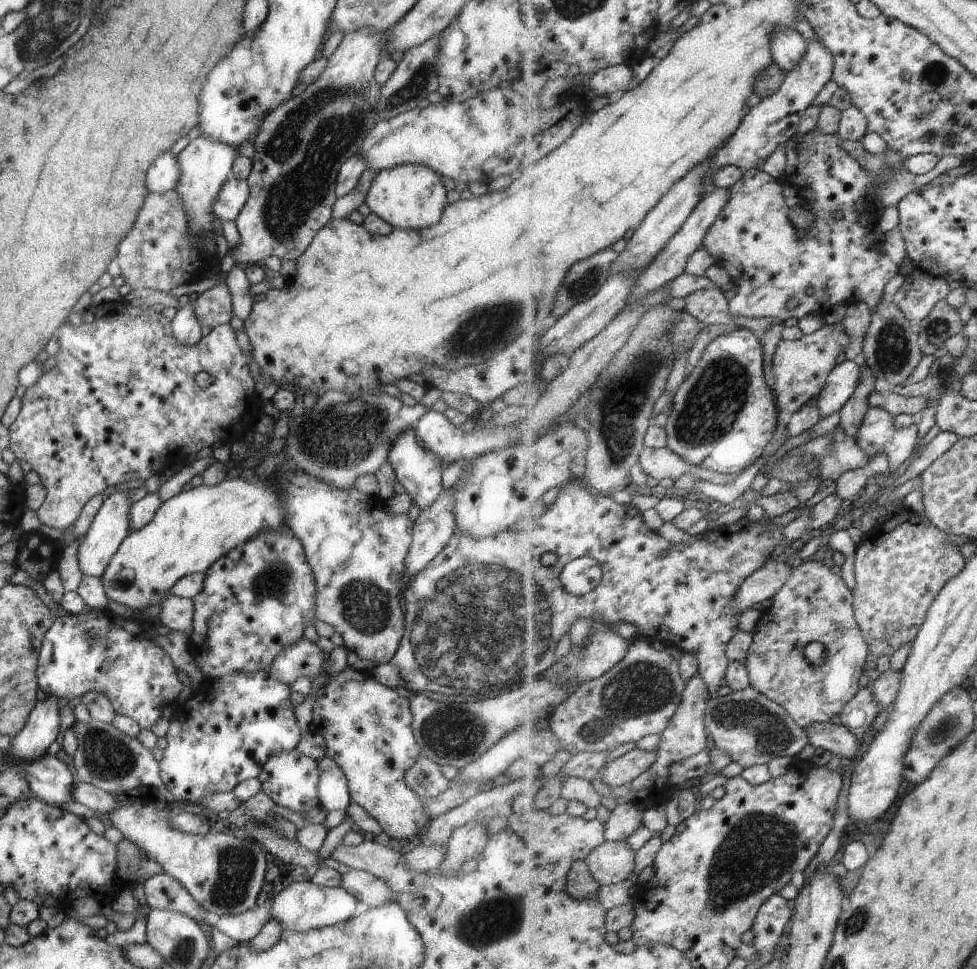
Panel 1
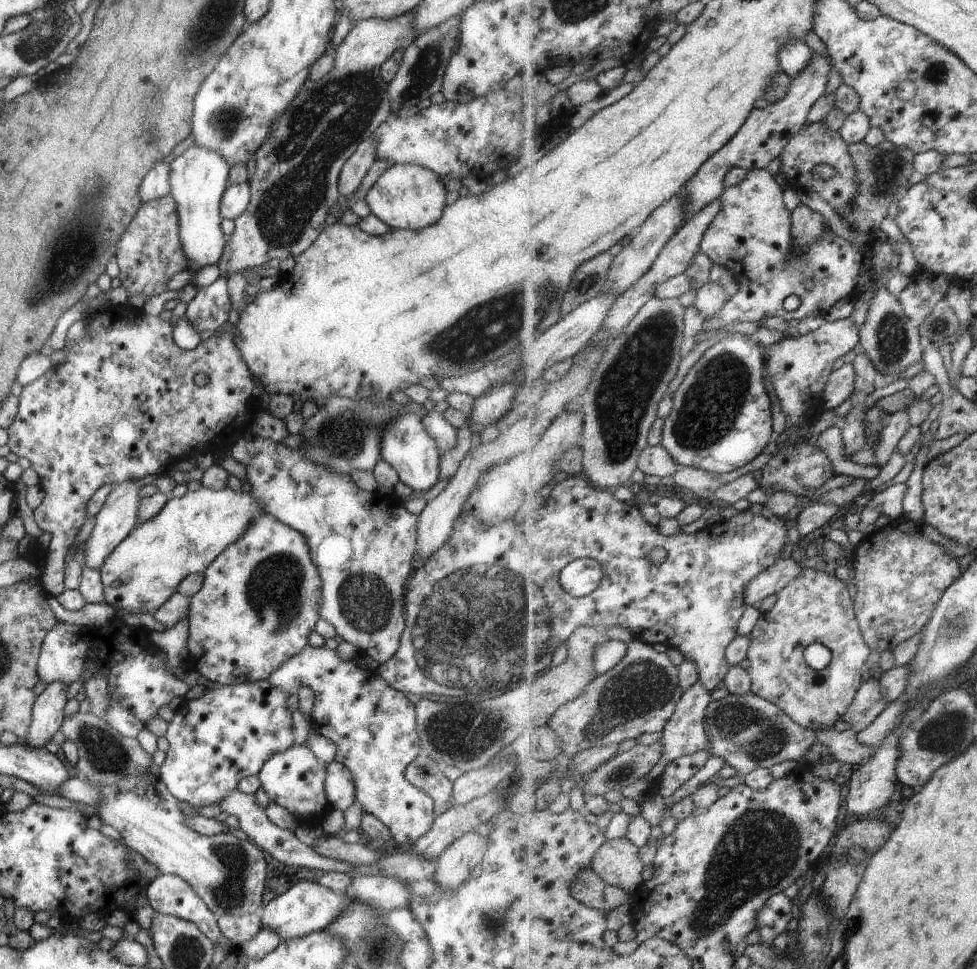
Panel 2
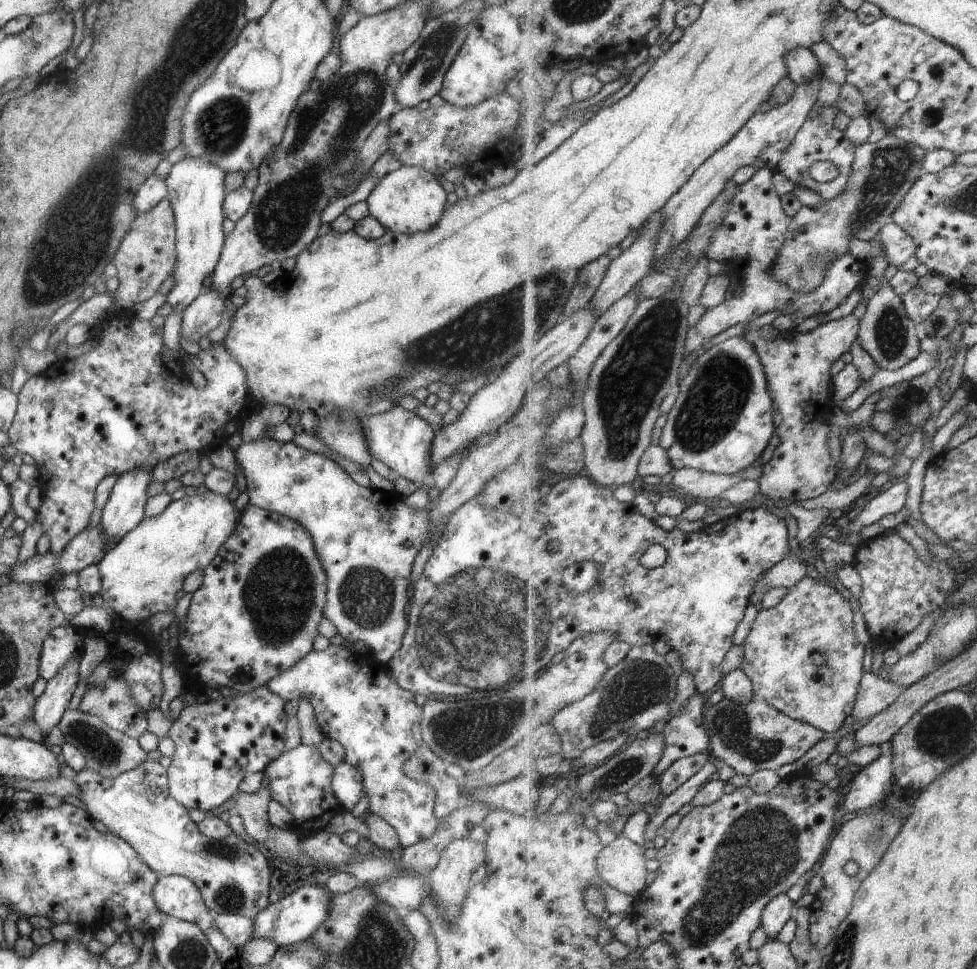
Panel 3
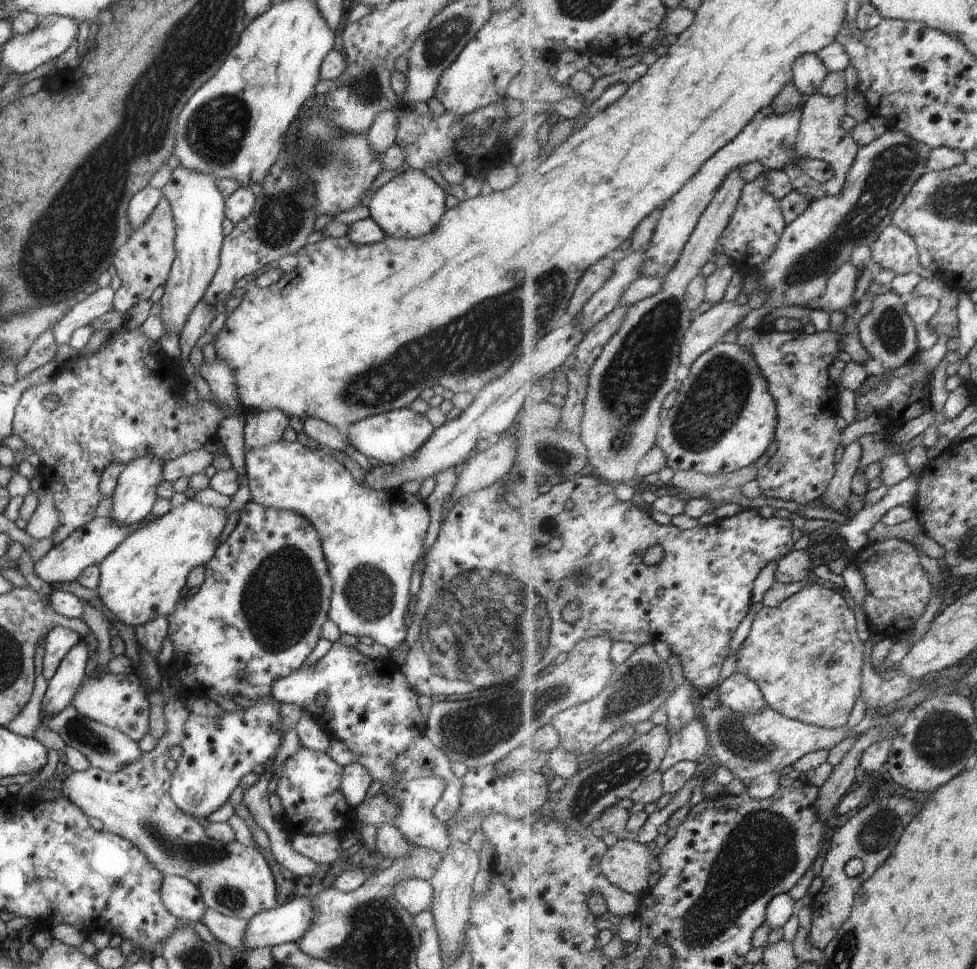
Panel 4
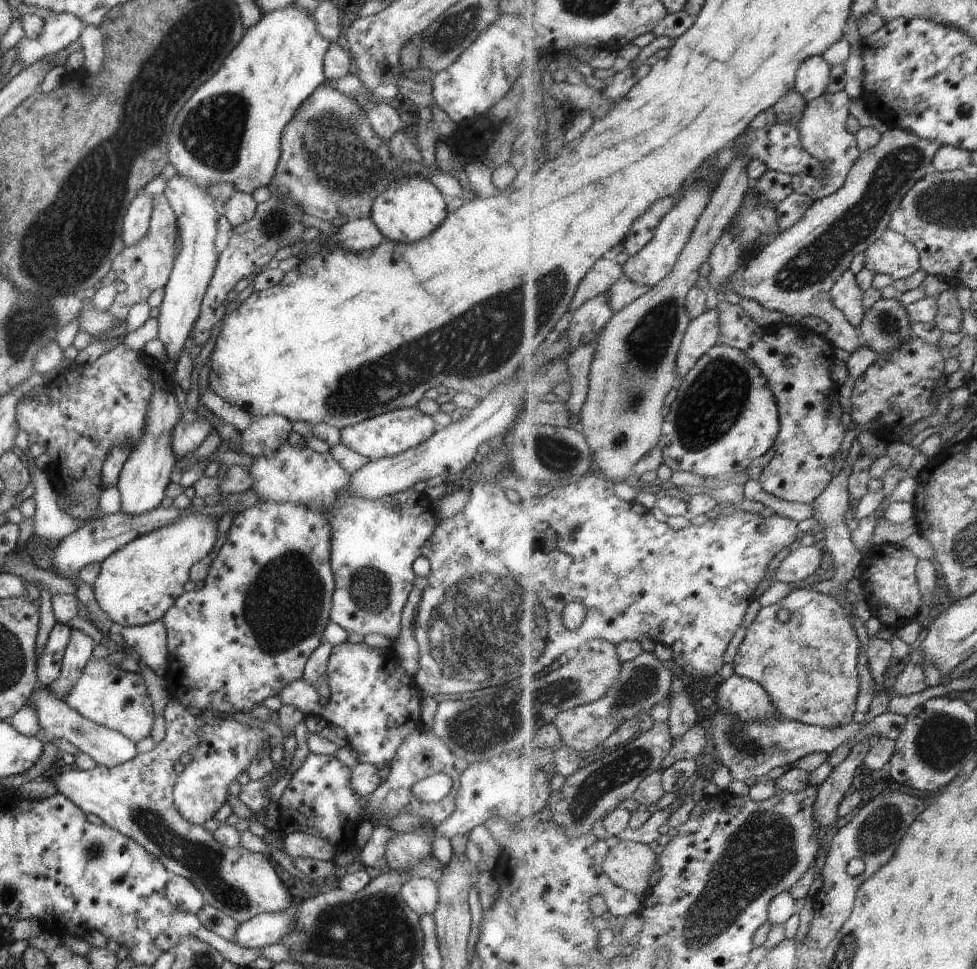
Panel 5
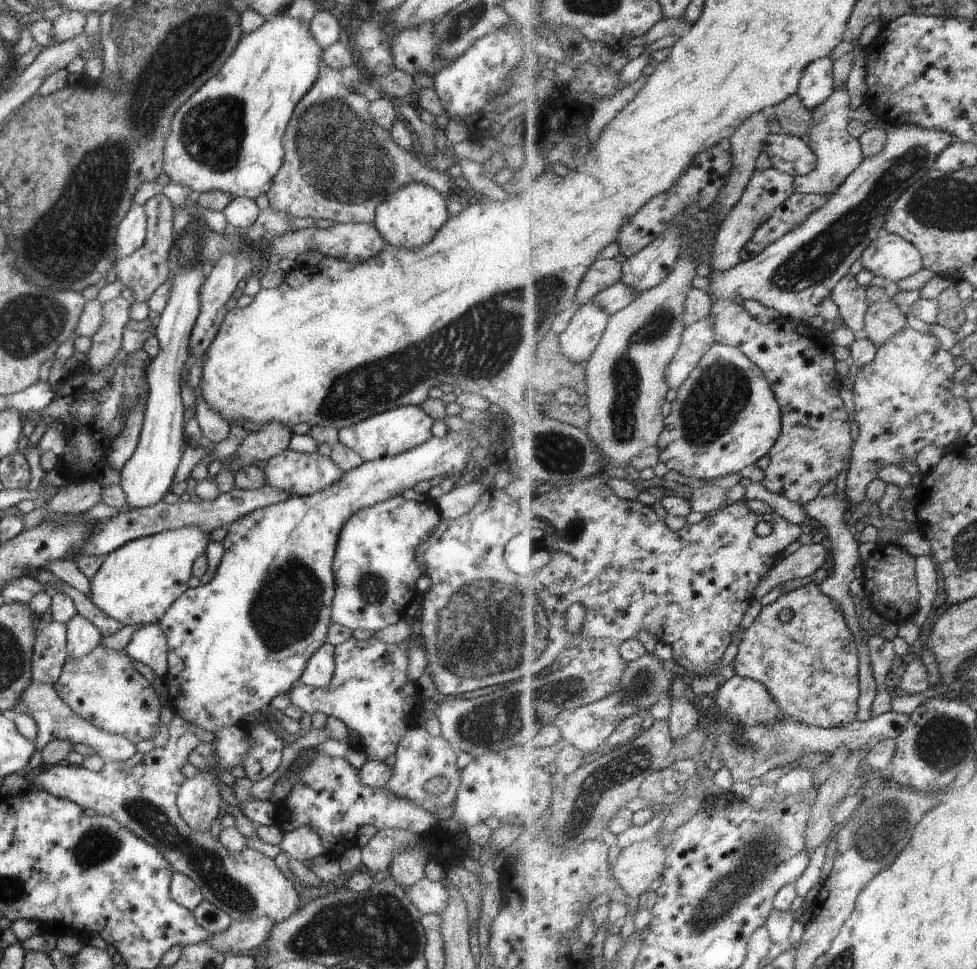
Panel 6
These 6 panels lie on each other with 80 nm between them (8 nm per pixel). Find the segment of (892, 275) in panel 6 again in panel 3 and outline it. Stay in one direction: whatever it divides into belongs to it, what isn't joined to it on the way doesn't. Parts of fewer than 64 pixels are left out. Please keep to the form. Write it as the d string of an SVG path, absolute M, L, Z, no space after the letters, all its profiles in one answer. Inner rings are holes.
M897 223L886 224L879 234L884 246L884 256L899 271L916 271L920 260L917 258L917 245L910 234L907 234Z

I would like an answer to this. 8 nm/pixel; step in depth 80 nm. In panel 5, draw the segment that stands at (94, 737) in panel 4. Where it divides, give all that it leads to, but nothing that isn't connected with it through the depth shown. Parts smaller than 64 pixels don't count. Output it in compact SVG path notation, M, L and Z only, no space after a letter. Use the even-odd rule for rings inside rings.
M47 687L37 688L31 692L27 698L26 704L31 704L37 712L38 730L37 738L43 743L51 742L53 738L65 740L77 748L78 752L87 754L95 762L97 766L104 766L105 768L113 768L127 760L131 760L136 756L136 744L128 740L123 734L115 730L108 730L99 724L93 723L80 716L73 708L55 698Z

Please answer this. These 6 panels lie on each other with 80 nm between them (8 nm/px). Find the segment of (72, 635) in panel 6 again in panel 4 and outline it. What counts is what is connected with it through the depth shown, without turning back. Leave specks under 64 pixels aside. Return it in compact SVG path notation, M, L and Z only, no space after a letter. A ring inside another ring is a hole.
M77 641L63 656L55 674L47 681L47 688L41 697L41 719L47 715L54 715L70 704L76 688L82 683L83 668L87 662L87 644Z

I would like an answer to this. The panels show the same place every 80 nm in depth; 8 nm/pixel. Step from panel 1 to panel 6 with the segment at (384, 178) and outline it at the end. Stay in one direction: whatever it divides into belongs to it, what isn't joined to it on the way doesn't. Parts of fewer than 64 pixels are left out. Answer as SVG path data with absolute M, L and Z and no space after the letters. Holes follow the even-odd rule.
M407 182L393 194L389 194L381 204L377 204L372 224L384 241L391 246L419 248L427 244L435 236L435 232L445 224L445 220L448 220L447 203L444 202L444 196L435 188L423 182Z

